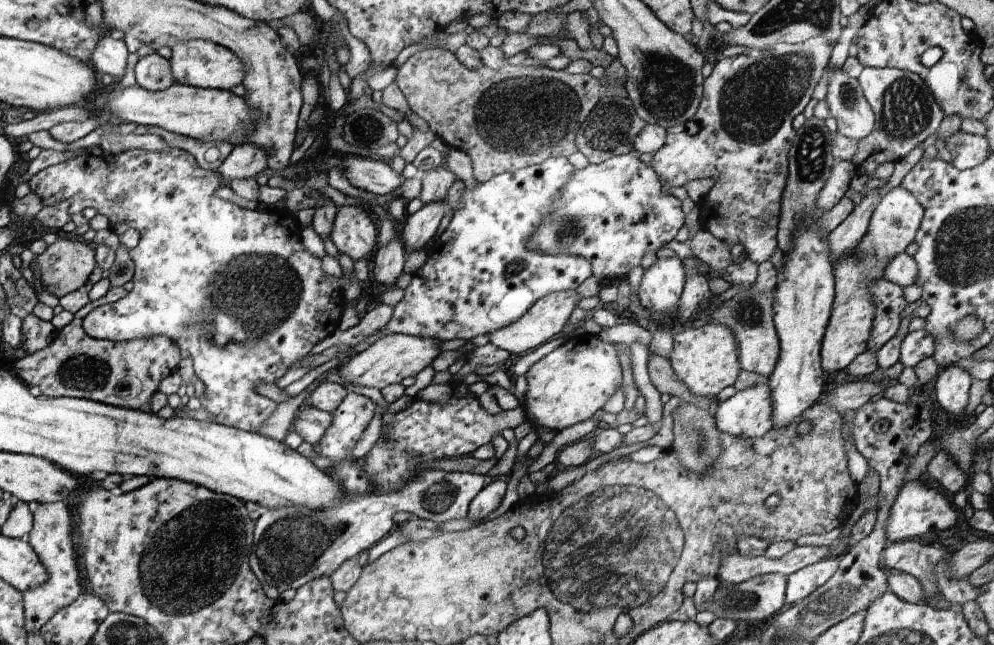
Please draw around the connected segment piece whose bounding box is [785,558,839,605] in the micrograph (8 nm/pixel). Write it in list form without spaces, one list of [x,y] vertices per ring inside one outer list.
[[[839,558],[826,559],[793,572],[788,577],[786,602],[793,605],[795,602],[812,594],[813,590],[816,590],[816,588],[828,582],[831,576],[834,576],[838,565]]]

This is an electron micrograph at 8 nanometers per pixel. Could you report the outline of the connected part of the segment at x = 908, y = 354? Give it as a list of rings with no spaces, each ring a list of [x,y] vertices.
[[[920,329],[908,333],[900,348],[900,362],[904,366],[916,366],[918,362],[934,356],[936,352],[936,336],[932,336],[926,329]]]

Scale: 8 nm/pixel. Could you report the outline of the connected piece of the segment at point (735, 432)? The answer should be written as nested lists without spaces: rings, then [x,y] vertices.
[[[766,382],[737,391],[719,403],[716,420],[719,430],[730,436],[762,438],[775,424],[771,386]]]

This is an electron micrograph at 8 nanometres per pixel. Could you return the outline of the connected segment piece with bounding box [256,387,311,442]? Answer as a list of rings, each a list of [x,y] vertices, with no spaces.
[[[311,387],[304,389],[295,397],[290,397],[286,402],[278,403],[278,408],[274,410],[274,414],[270,418],[266,418],[264,428],[258,428],[256,433],[284,442],[284,439],[293,428],[297,411],[302,407],[306,398],[310,396],[310,393]]]

